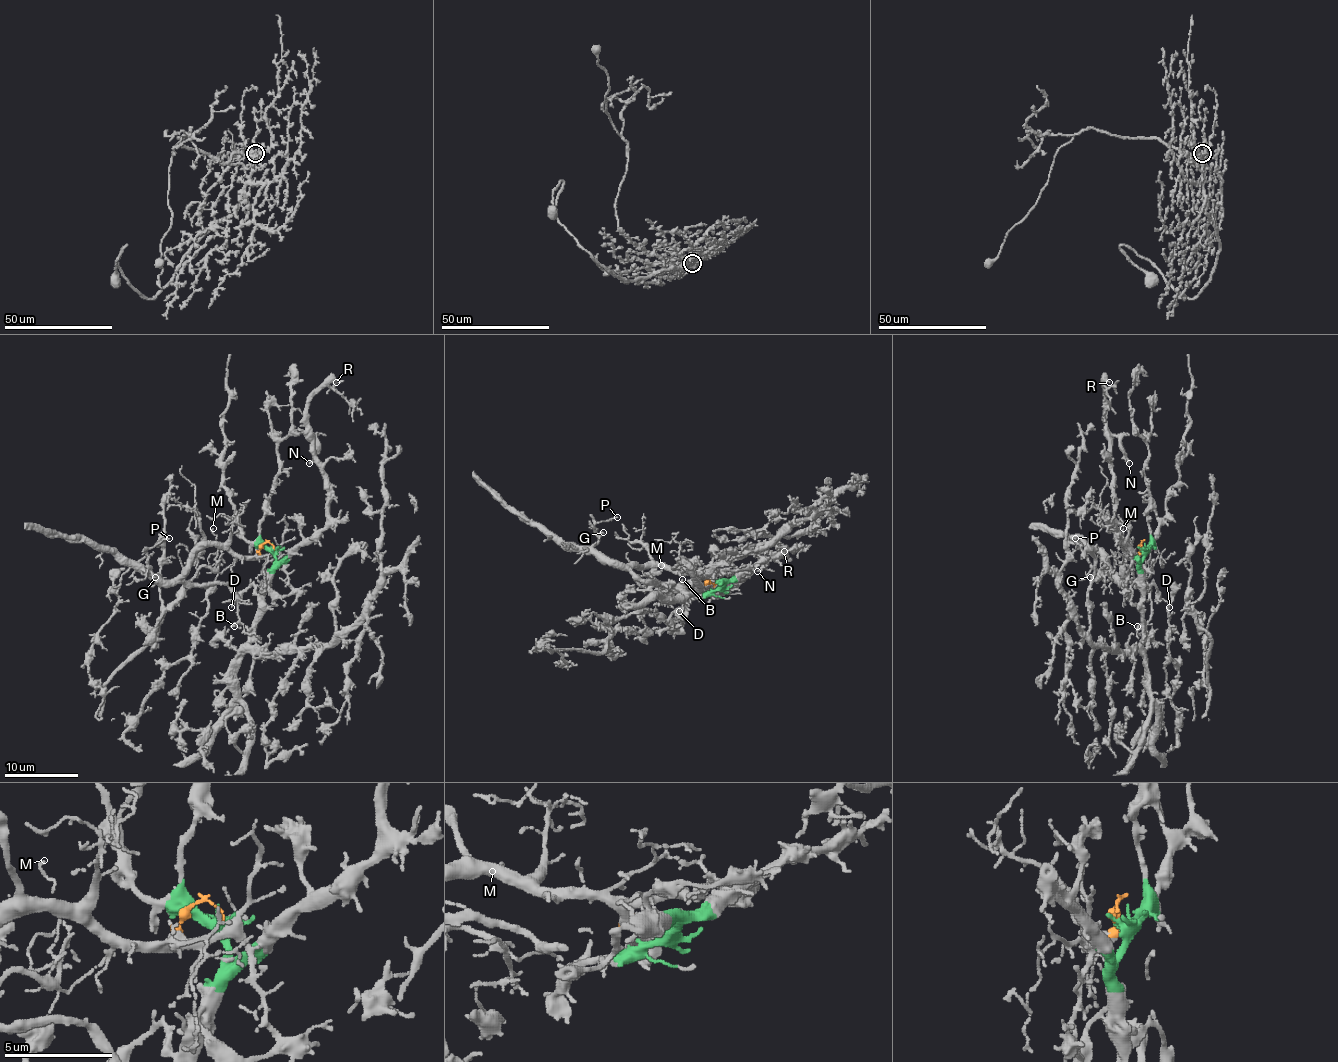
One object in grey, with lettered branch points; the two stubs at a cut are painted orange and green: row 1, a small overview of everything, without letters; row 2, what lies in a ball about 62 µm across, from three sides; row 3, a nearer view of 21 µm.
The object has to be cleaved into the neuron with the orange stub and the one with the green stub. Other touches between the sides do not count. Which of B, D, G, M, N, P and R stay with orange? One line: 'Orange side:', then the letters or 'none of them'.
Orange side: B, G, M, P

